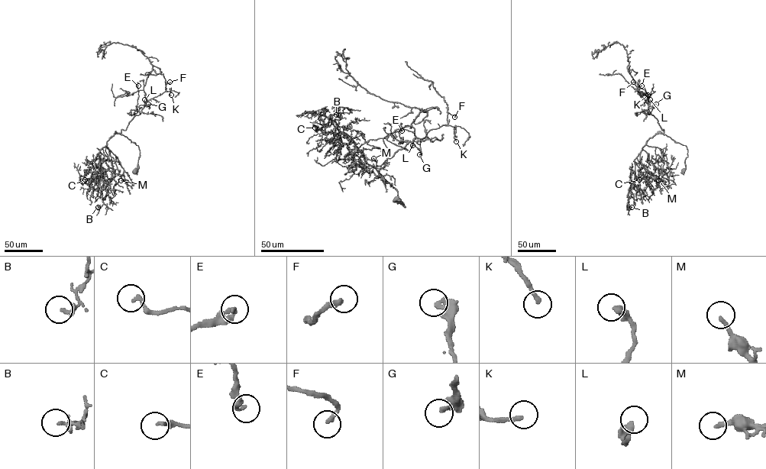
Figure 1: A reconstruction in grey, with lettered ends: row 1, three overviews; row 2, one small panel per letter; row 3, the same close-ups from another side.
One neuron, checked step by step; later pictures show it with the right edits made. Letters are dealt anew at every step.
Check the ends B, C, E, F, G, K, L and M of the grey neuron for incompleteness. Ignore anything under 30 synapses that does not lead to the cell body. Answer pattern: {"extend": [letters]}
{"extend": ["F"]}

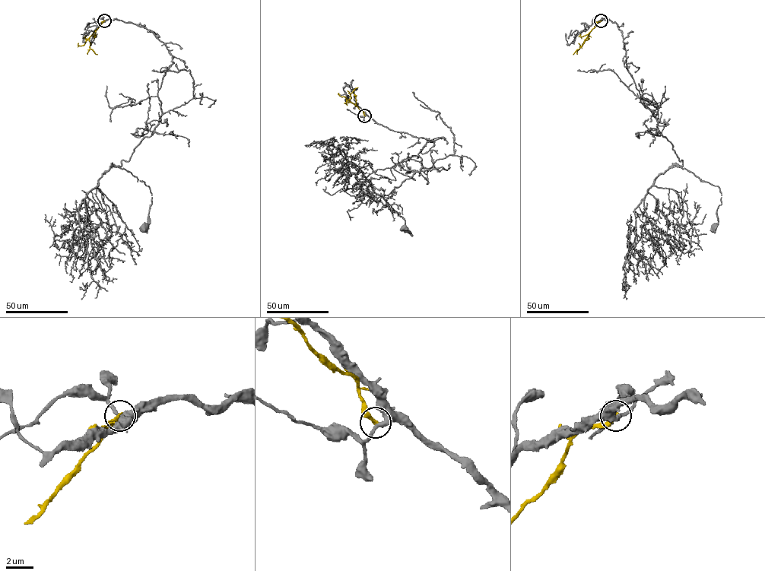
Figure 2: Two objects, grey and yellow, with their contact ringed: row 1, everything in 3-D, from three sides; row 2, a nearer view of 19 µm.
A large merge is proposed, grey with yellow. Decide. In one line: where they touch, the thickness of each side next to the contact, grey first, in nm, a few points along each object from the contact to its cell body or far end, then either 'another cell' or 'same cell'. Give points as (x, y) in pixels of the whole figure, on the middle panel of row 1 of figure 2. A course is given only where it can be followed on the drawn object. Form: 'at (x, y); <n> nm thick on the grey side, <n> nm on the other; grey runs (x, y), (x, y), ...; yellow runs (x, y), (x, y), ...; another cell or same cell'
at (364, 115); 280 nm thick on the grey side, 320 nm on the other; grey runs (365, 115), (392, 130), (433, 140), (418, 153), (420, 170), (388, 194), (379, 195), (412, 236), (404, 227); yellow runs (364, 115), (349, 99), (350, 93), (357, 87); another cell

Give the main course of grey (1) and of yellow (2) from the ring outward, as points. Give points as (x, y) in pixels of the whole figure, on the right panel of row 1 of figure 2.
1: (601, 20), (622, 32), (626, 68), (680, 166), (719, 188), (713, 227)
2: (601, 20), (572, 54)

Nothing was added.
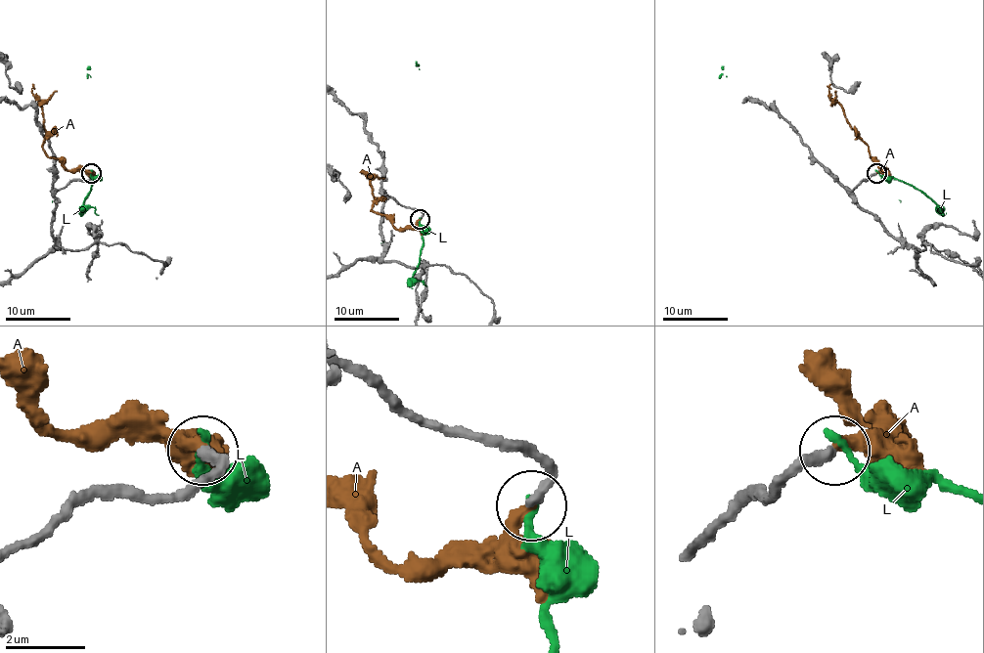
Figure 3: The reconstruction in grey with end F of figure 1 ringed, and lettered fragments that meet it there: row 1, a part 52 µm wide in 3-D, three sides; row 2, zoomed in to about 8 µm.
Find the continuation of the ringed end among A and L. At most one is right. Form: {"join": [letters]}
{"join": ["A"]}

